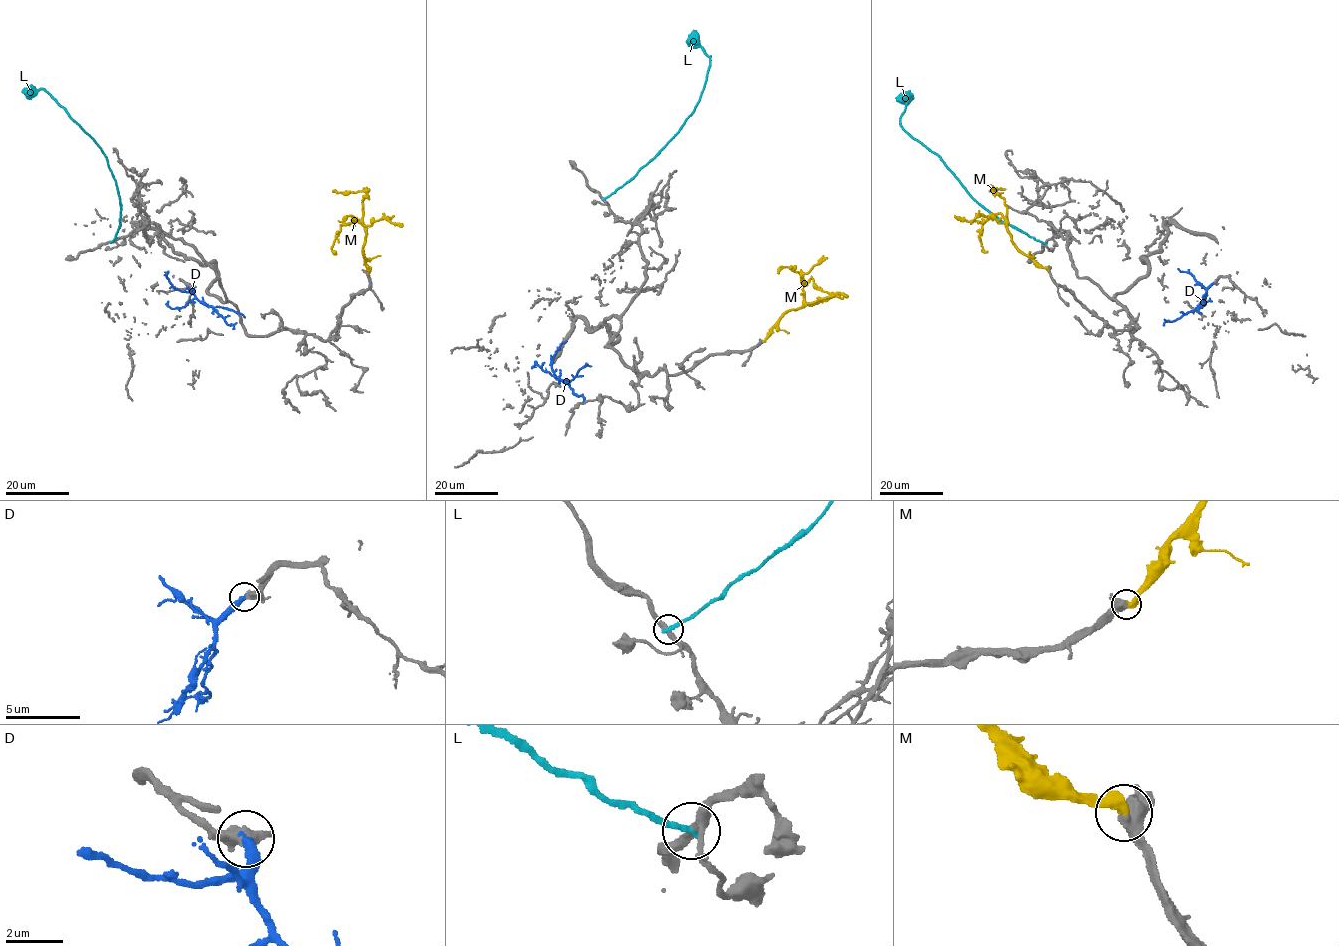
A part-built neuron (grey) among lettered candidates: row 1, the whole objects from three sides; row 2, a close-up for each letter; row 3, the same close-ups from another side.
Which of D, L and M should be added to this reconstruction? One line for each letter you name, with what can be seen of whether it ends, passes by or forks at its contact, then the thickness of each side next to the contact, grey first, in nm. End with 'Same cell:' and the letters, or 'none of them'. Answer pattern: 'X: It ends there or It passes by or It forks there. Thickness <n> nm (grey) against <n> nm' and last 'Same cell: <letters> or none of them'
D: It ends there. Thickness 420 nm (grey) against 400 nm
M: It ends there. Thickness 480 nm (grey) against 400 nm
Same cell: D, M

